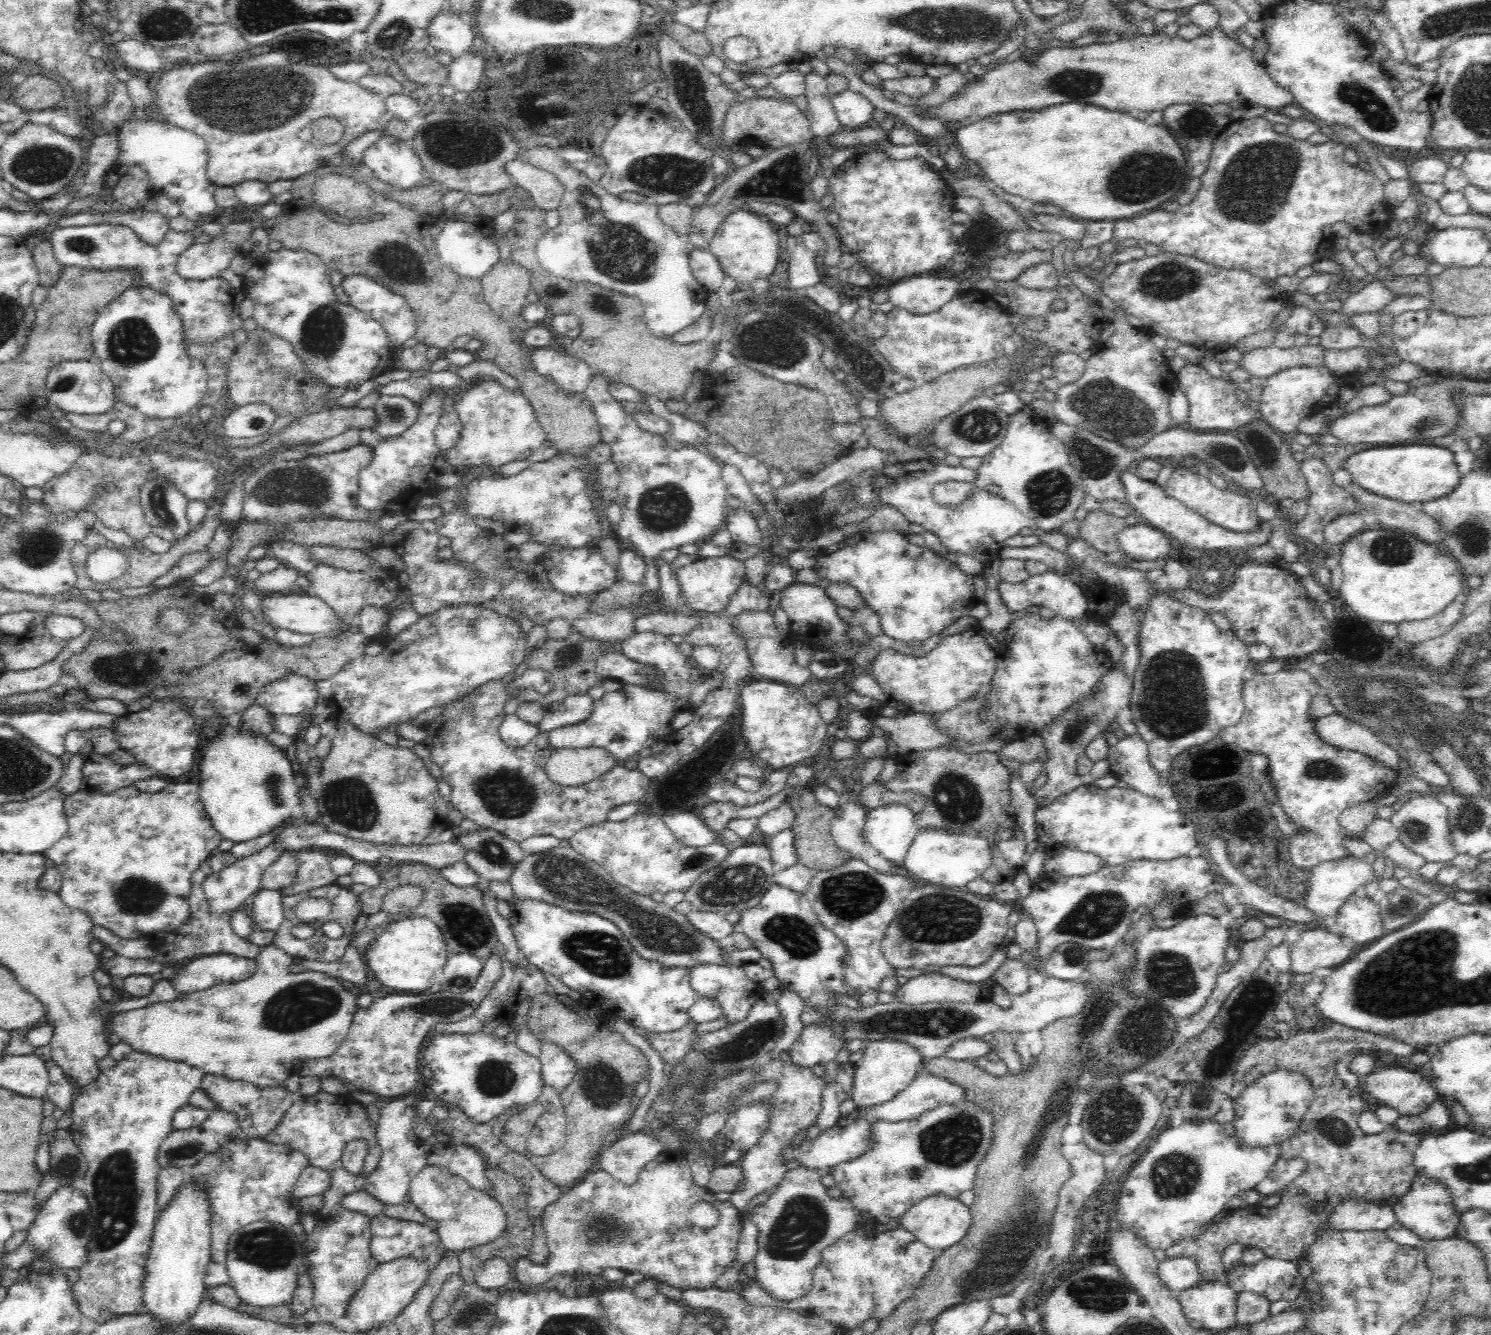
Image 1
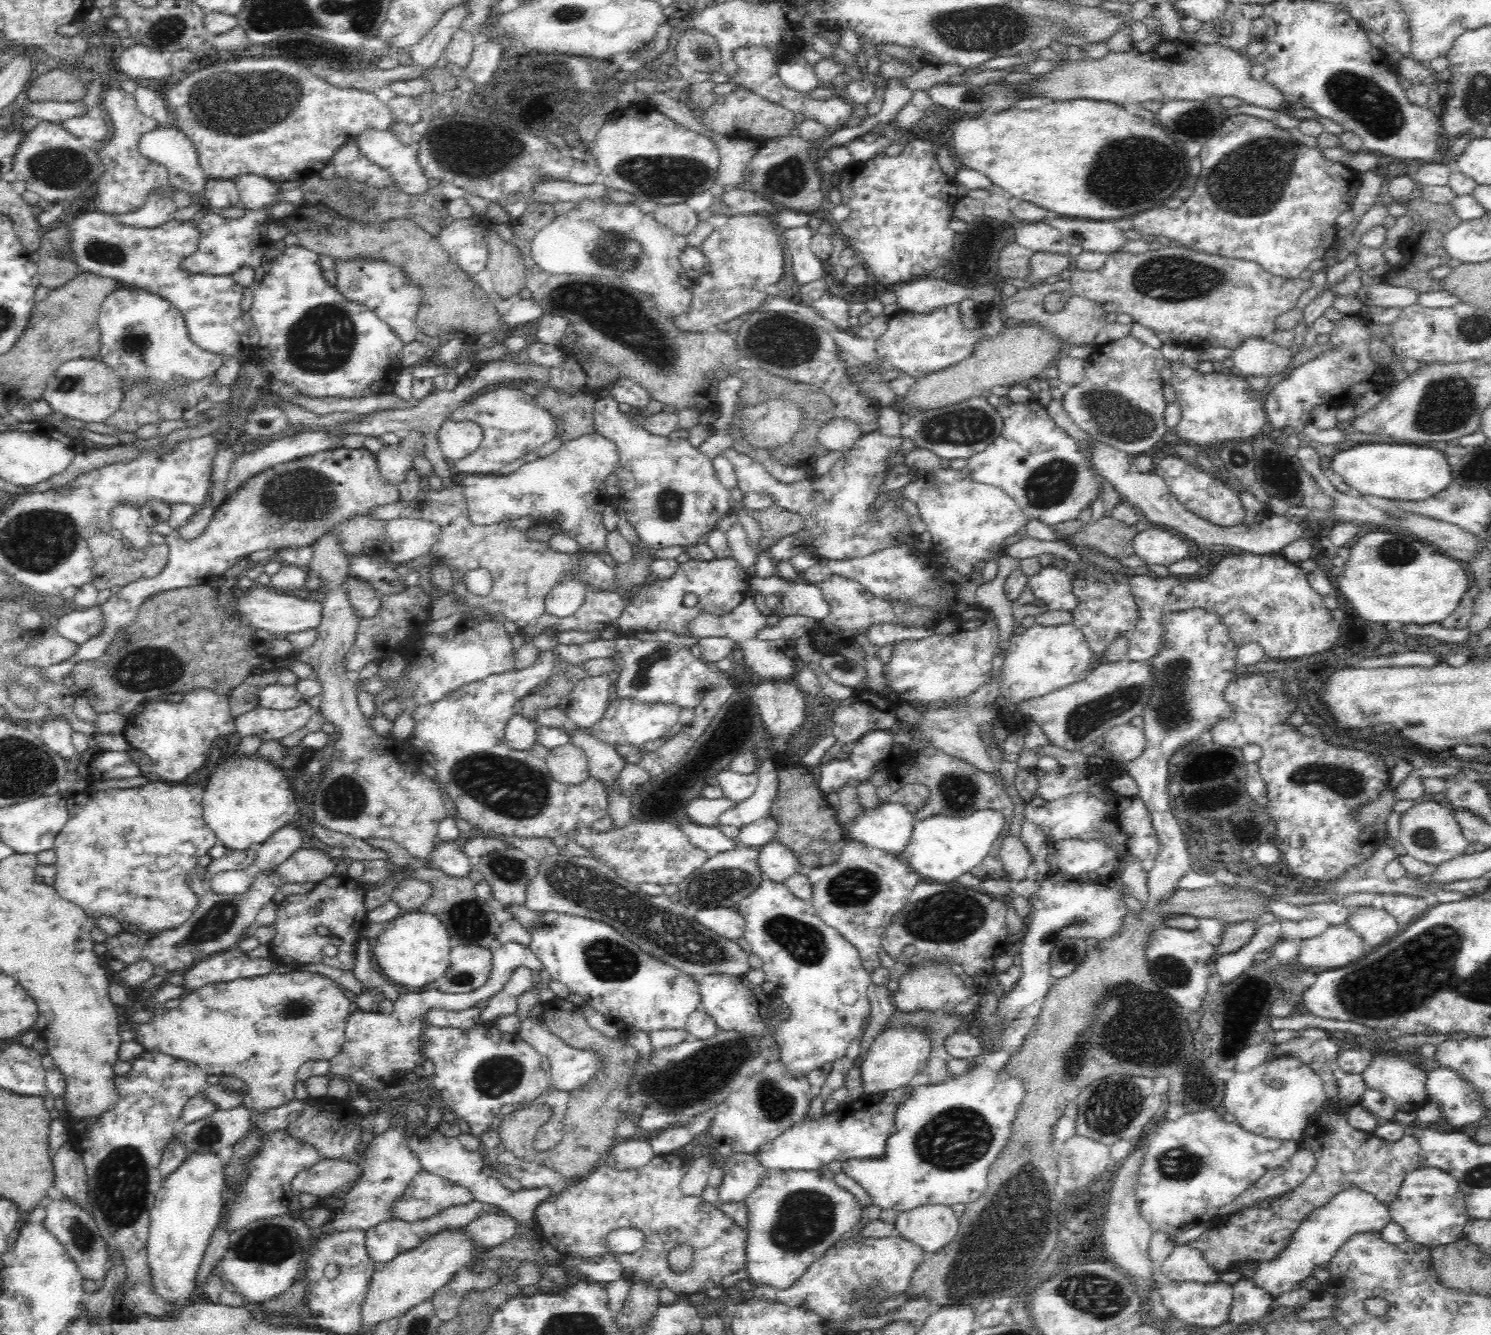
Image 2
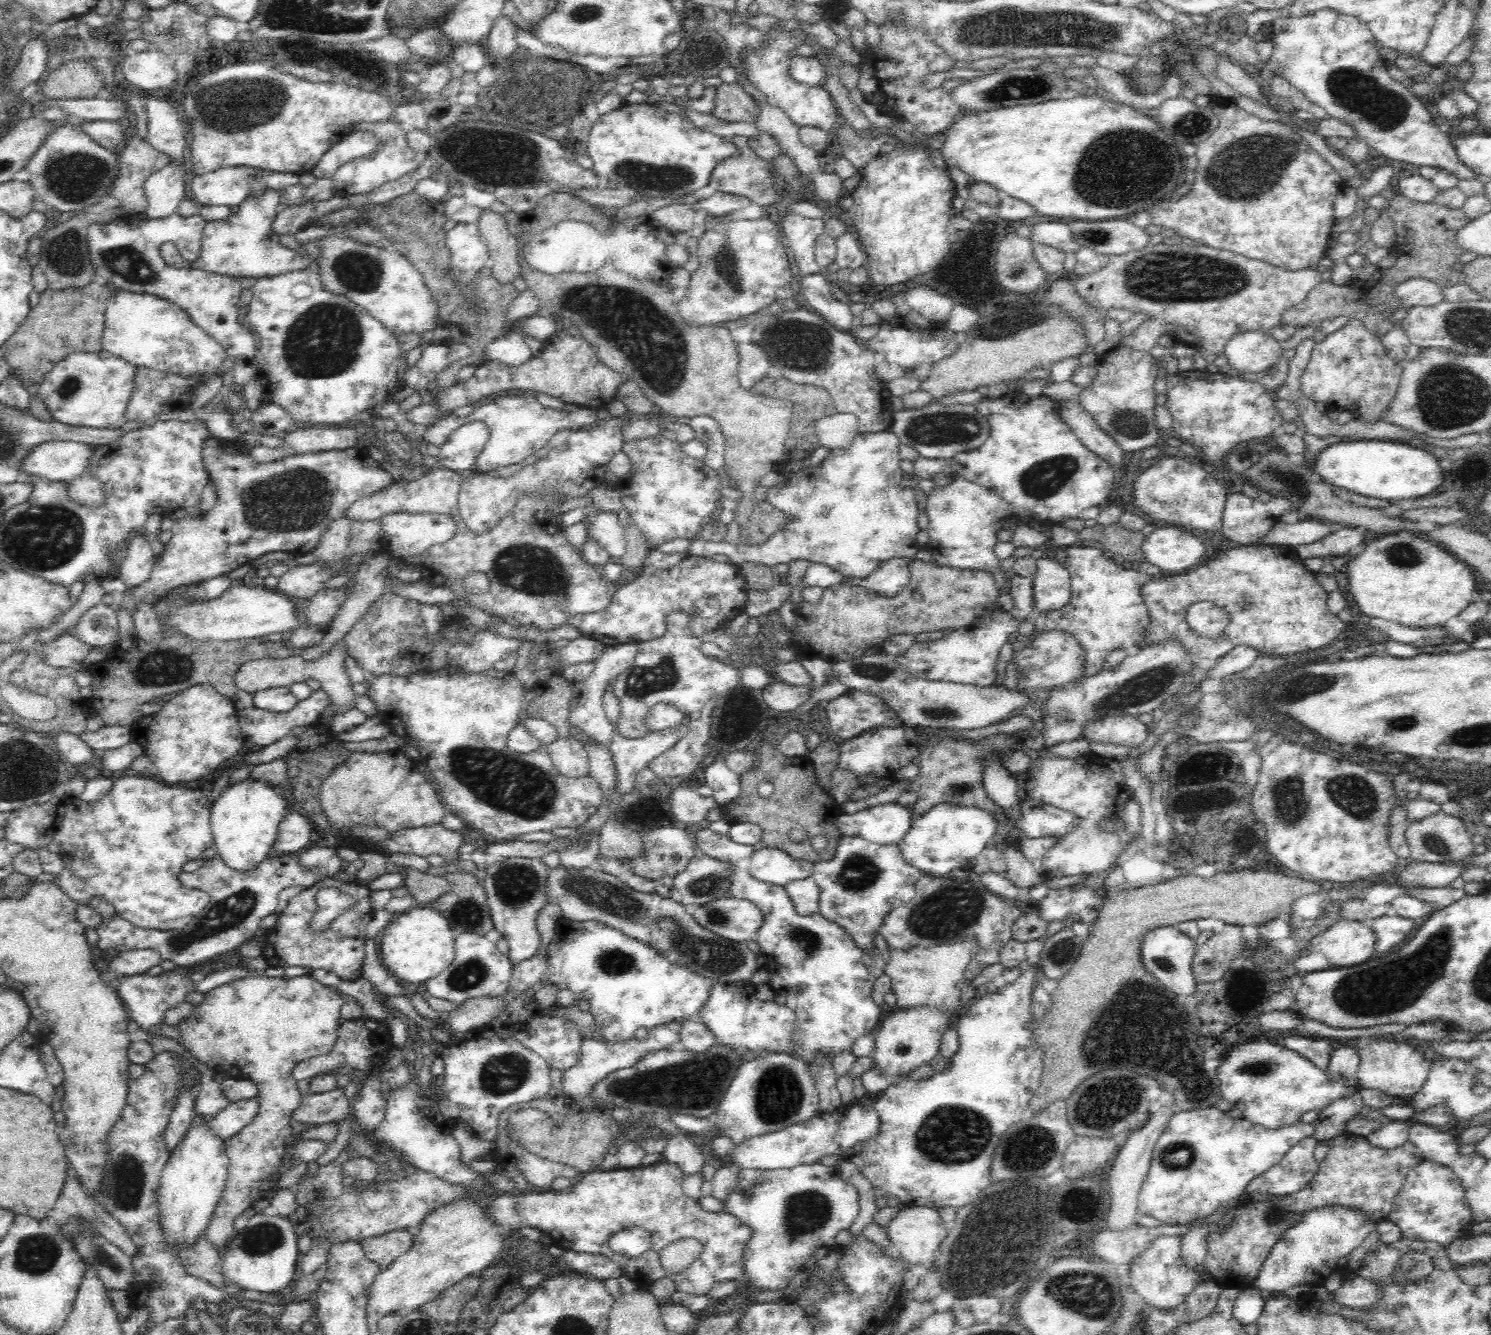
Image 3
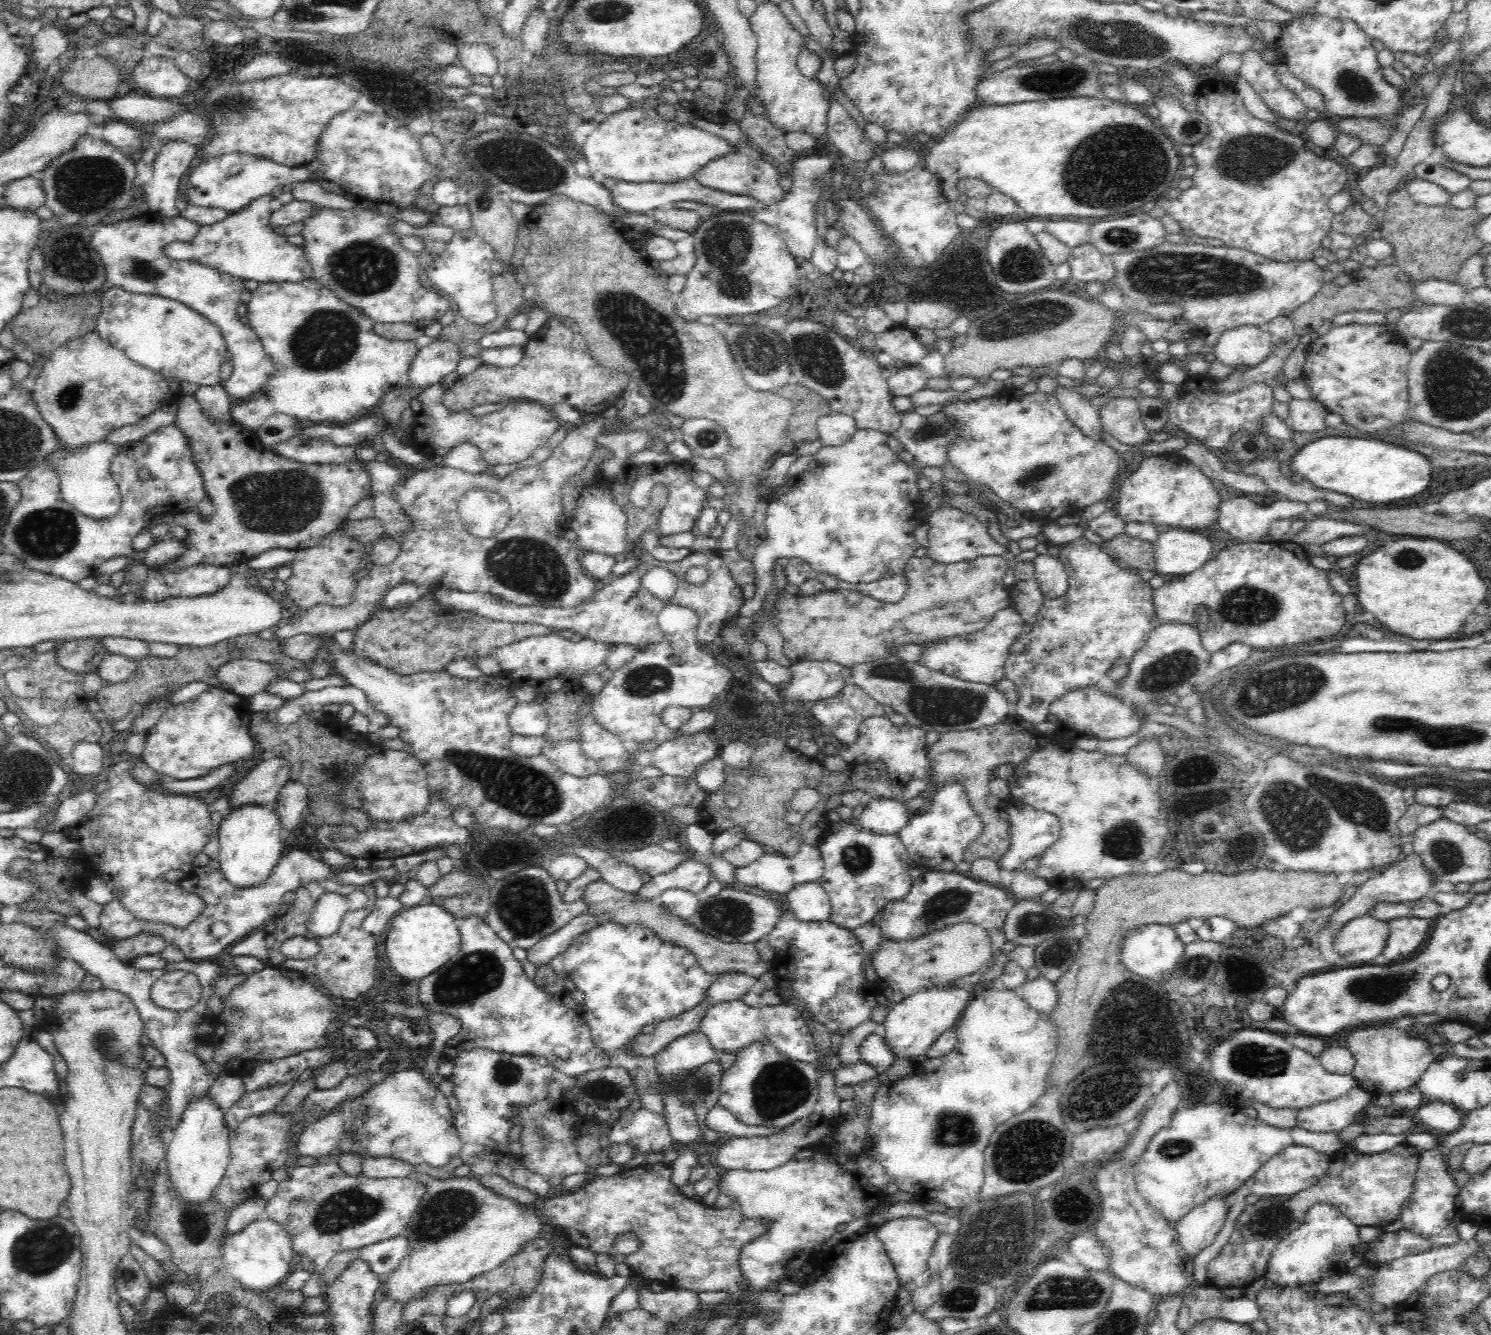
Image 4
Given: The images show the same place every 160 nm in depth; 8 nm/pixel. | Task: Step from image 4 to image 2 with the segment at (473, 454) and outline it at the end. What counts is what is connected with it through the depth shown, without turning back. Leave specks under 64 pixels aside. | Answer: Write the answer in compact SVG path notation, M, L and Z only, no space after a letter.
M451 417L442 422L436 432L436 443L448 462L460 460L474 452L482 440L482 429L470 421L454 421Z

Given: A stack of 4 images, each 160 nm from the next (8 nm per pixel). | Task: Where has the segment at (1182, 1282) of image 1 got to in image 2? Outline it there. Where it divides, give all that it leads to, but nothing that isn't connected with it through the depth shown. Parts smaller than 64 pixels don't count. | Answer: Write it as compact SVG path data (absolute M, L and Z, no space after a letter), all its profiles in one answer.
M1175 1245L1172 1254L1162 1262L1158 1270L1172 1282L1197 1282L1209 1284L1218 1281L1218 1273L1208 1266L1202 1253L1186 1245Z

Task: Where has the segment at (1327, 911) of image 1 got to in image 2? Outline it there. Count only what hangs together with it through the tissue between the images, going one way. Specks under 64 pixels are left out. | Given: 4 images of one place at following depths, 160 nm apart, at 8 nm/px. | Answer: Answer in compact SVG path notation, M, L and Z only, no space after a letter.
M1386 842L1378 843L1376 850L1364 863L1354 866L1352 869L1332 878L1332 880L1326 880L1326 886L1324 886L1324 895L1330 897L1330 904L1338 904L1338 906L1344 906L1344 899L1349 895L1357 893L1370 893L1370 894L1391 894L1391 893L1403 893L1408 895L1413 895L1414 897L1424 897L1436 896L1438 898L1438 903L1446 902L1460 902L1460 900L1465 900L1466 896L1461 893L1456 892L1444 892L1444 890L1421 890L1419 888L1419 880L1416 877L1402 877L1400 880L1392 881L1388 879L1385 873L1386 866L1395 860L1396 854L1393 850L1387 846Z

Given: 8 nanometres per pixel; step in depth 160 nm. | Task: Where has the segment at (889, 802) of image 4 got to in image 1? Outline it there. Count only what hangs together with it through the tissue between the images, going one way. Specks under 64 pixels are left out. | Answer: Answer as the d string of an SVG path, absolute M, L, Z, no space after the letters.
M906 805L876 807L866 818L865 840L885 860L901 866L918 834L916 816Z

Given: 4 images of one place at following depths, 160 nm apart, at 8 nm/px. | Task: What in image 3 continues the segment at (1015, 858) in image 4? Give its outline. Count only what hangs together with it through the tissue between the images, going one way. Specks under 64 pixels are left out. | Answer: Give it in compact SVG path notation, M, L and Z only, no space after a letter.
M1024 802L1022 811L1024 818L1016 823L1016 827L1028 838L1064 837L1076 828L1080 820L1078 816L1052 805Z

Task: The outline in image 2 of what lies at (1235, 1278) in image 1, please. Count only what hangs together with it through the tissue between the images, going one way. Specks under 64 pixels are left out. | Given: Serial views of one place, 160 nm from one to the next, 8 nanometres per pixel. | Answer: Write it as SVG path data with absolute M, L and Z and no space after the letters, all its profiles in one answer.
M1356 1187L1339 1192L1326 1206L1308 1214L1292 1235L1288 1246L1276 1258L1258 1261L1250 1279L1274 1298L1281 1296L1284 1292L1292 1291L1306 1276L1312 1275L1316 1266L1323 1267L1352 1234L1380 1233L1392 1221L1389 1208L1378 1202L1372 1194Z

